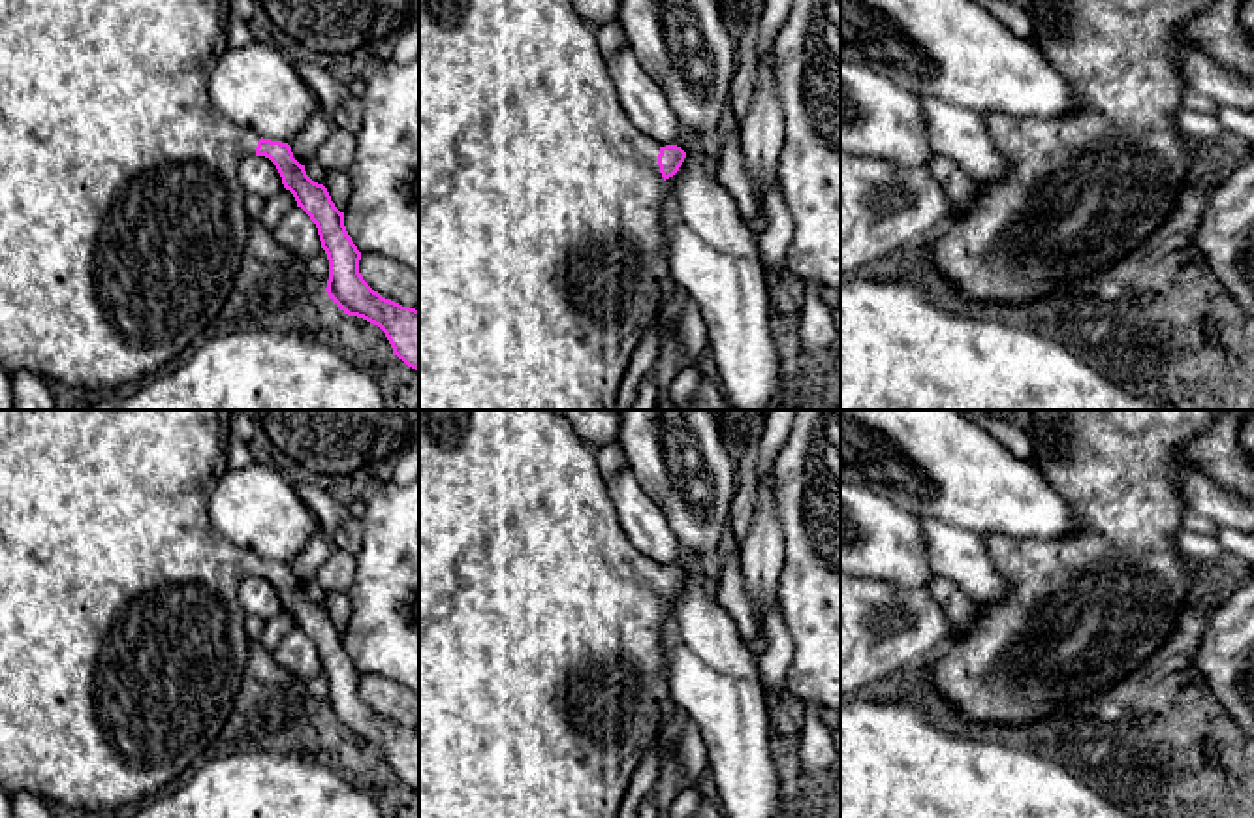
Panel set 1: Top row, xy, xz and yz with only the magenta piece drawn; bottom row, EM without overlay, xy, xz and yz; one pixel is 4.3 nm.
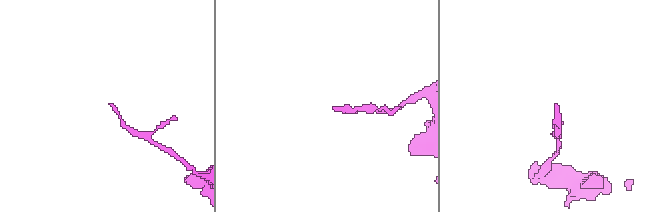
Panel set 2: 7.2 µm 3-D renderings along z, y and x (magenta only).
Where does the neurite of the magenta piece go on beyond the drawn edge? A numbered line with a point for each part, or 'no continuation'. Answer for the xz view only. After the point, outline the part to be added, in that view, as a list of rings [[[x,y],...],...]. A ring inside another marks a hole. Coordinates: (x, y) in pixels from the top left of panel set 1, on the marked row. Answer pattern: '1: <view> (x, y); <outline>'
1: xz (542, 258); [[[419,0],[419,410],[615,410],[617,393],[647,327],[660,314],[671,288],[662,228],[664,177],[658,165],[660,145],[639,132],[619,100],[607,60],[588,24],[570,0]]]

